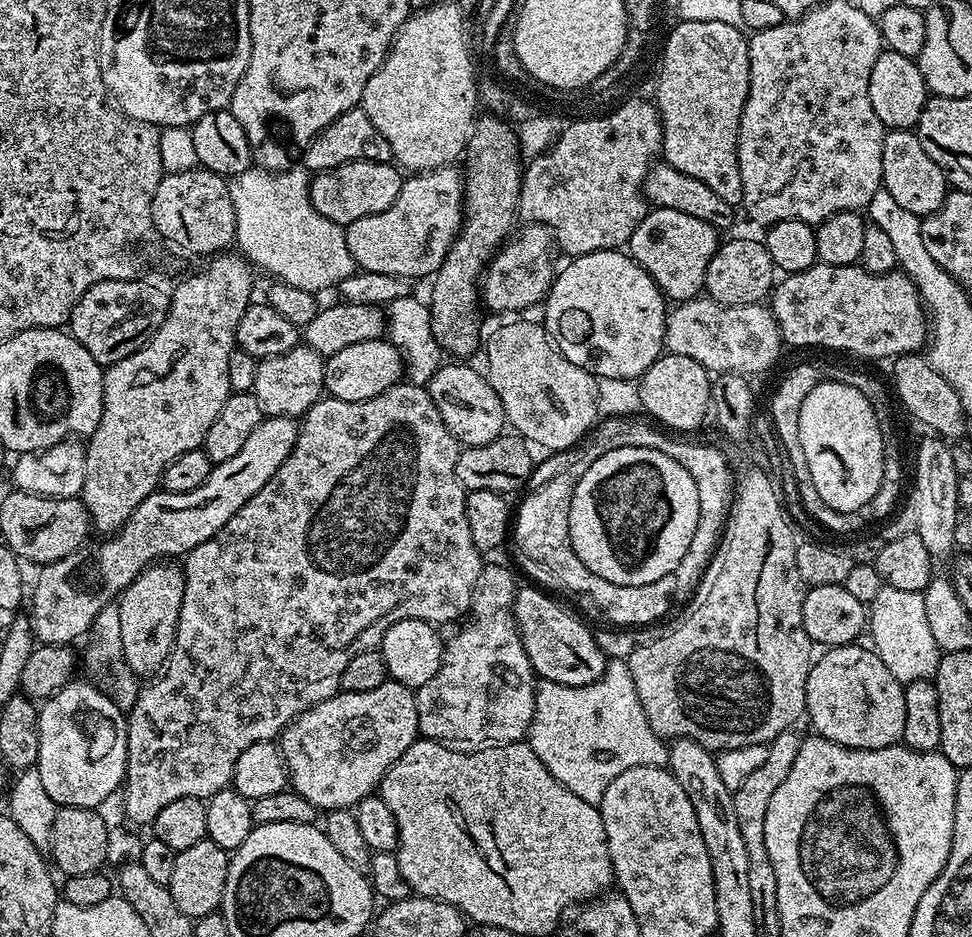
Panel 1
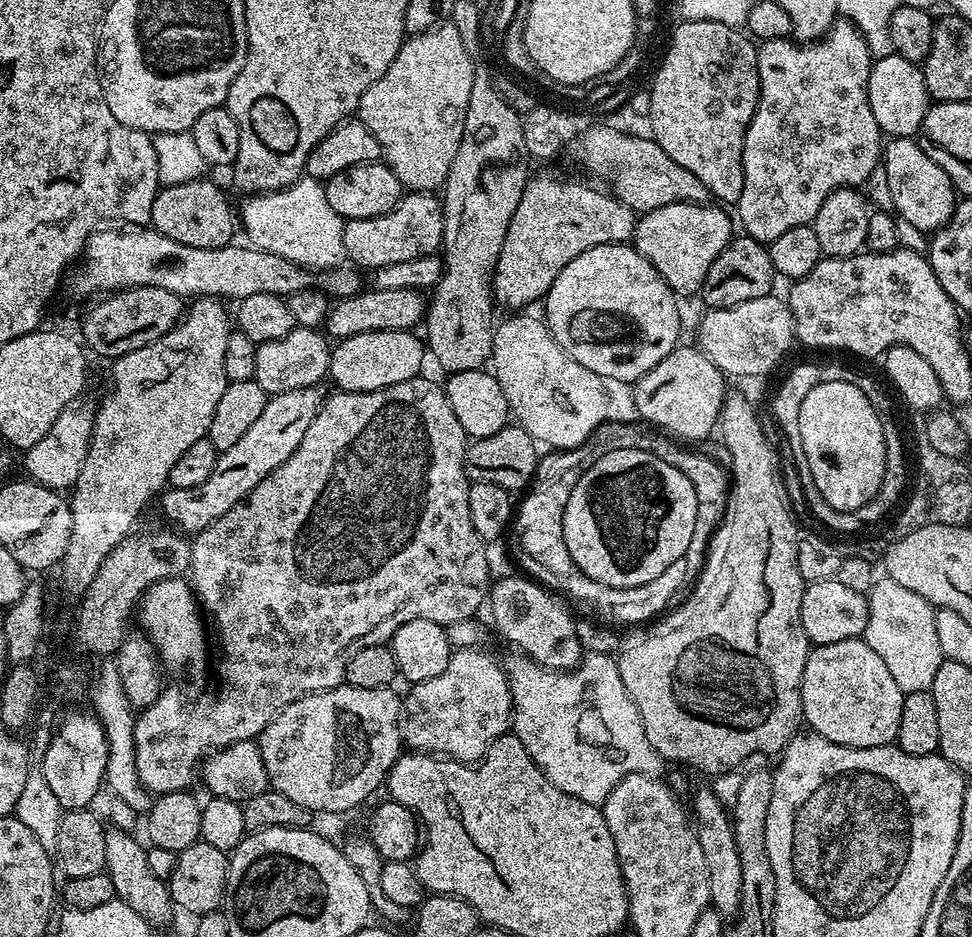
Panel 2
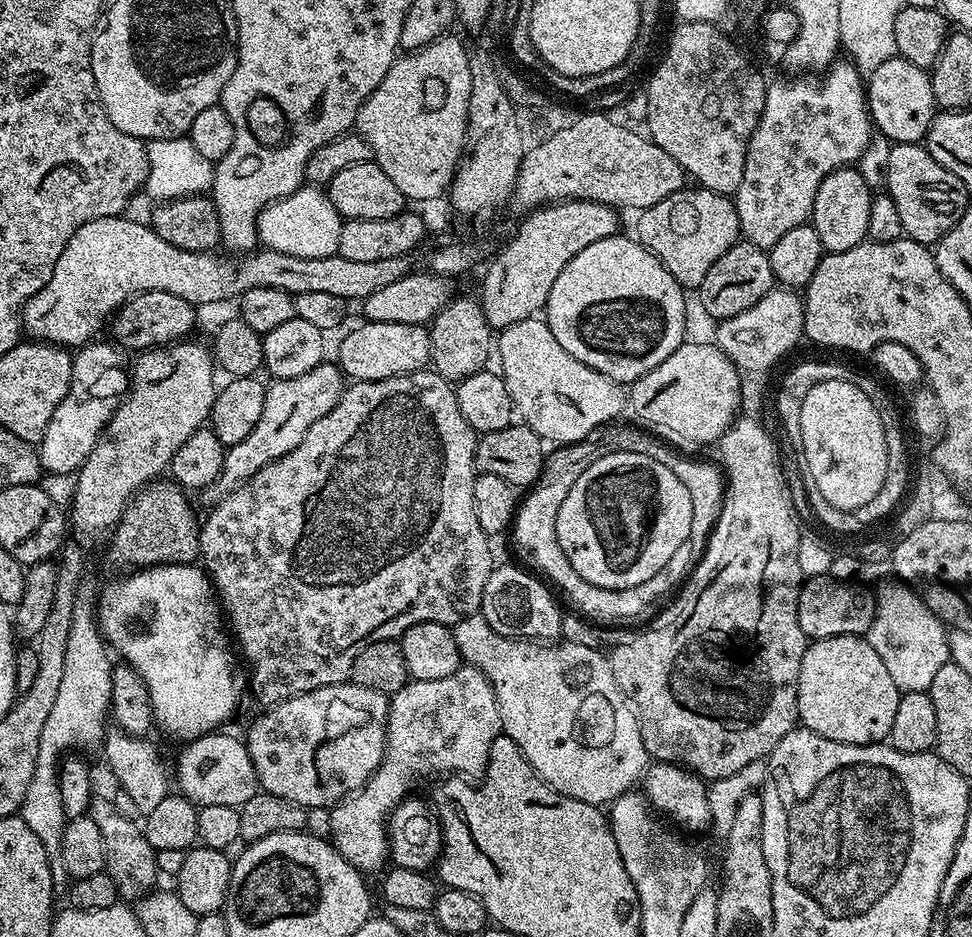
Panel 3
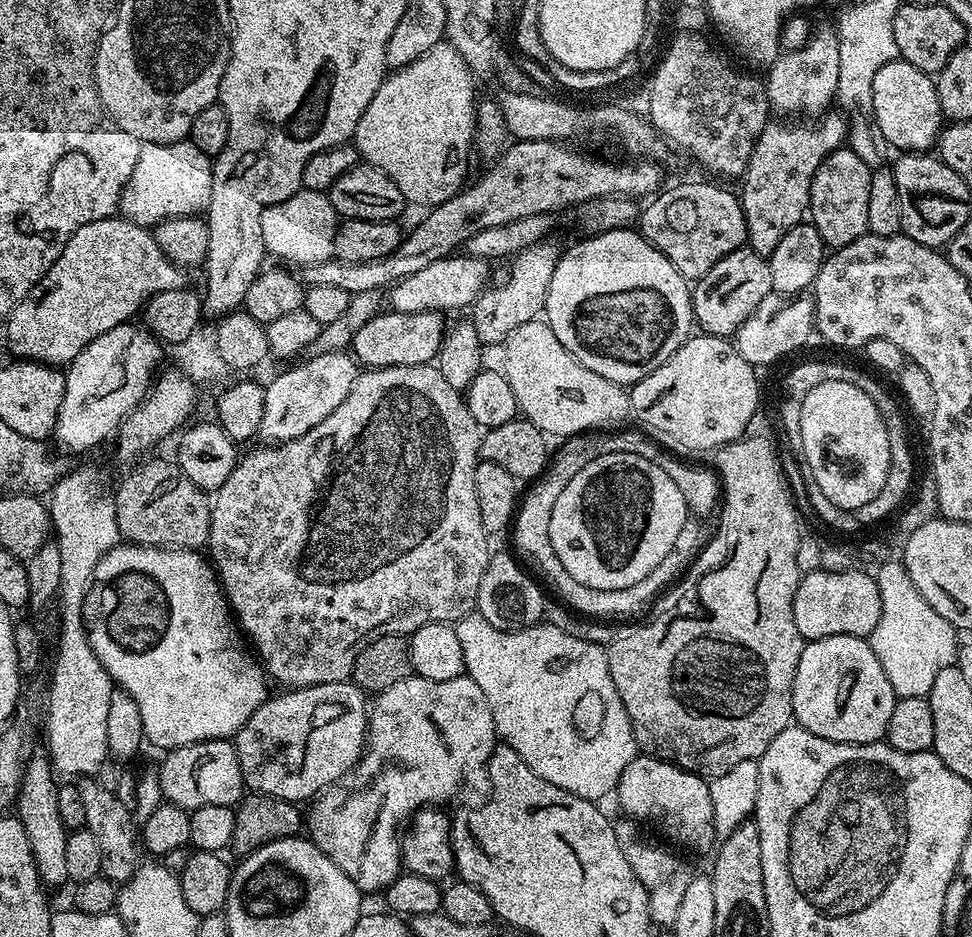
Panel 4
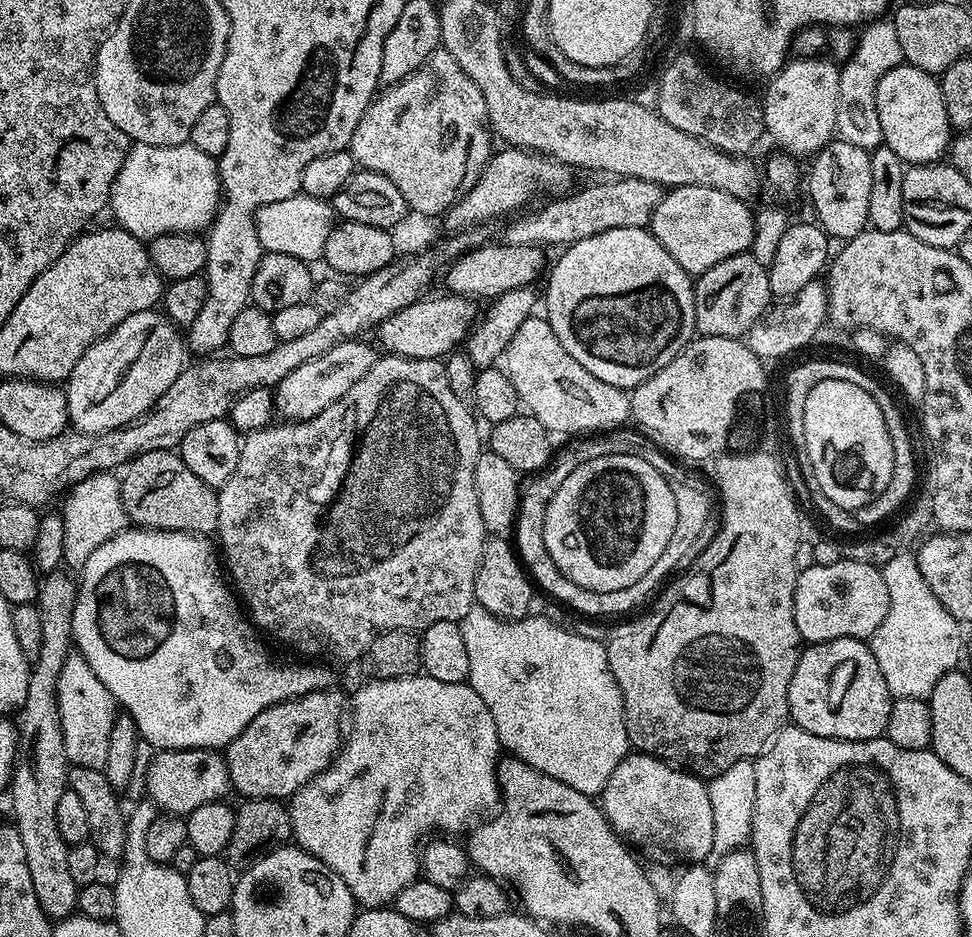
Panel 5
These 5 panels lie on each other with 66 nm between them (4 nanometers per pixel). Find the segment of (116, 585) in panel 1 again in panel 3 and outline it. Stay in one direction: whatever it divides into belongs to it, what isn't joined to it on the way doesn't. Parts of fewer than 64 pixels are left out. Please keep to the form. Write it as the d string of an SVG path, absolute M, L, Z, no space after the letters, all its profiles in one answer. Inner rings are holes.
M325 362L314 366L306 374L298 374L298 378L286 378L285 380L272 380L266 388L266 406L262 406L262 418L258 418L258 426L250 430L242 442L238 442L233 448L224 453L224 465L220 471L220 477L216 479L215 491L220 494L233 492L242 484L247 484L250 477L258 474L262 466L273 464L278 458L290 454L302 438L306 438L306 430L318 422L340 401L340 393L346 387L345 377L335 363Z

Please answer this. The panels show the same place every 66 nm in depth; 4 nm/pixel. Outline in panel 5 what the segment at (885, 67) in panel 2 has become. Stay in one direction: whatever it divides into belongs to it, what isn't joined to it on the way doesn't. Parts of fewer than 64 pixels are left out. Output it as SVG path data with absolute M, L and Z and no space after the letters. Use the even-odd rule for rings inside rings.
M907 62L898 64L878 82L876 98L883 143L905 165L934 164L949 151L954 129L946 118L946 102L942 102L940 82L933 73Z

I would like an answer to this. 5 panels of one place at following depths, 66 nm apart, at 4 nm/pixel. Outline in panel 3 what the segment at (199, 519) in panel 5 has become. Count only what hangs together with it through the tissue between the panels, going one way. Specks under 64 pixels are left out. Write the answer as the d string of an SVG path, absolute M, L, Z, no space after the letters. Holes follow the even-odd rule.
M156 480L149 485L145 485L141 488L132 498L131 503L128 504L128 508L124 511L122 520L116 525L110 541L112 544L110 549L106 552L106 562L112 568L124 568L120 570L132 570L141 567L152 567L156 564L188 564L193 563L199 559L200 554L200 520L194 516L186 498L187 493L180 488L179 485L172 483L168 480Z

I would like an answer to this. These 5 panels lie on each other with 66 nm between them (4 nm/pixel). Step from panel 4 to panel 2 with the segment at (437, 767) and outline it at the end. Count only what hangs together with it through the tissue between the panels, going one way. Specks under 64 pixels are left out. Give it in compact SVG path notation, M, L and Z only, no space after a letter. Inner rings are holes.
M479 647L453 651L450 662L438 678L411 685L402 704L402 740L409 749L454 760L476 762L483 757L499 736L509 731L512 723L512 695L507 671L488 652Z

